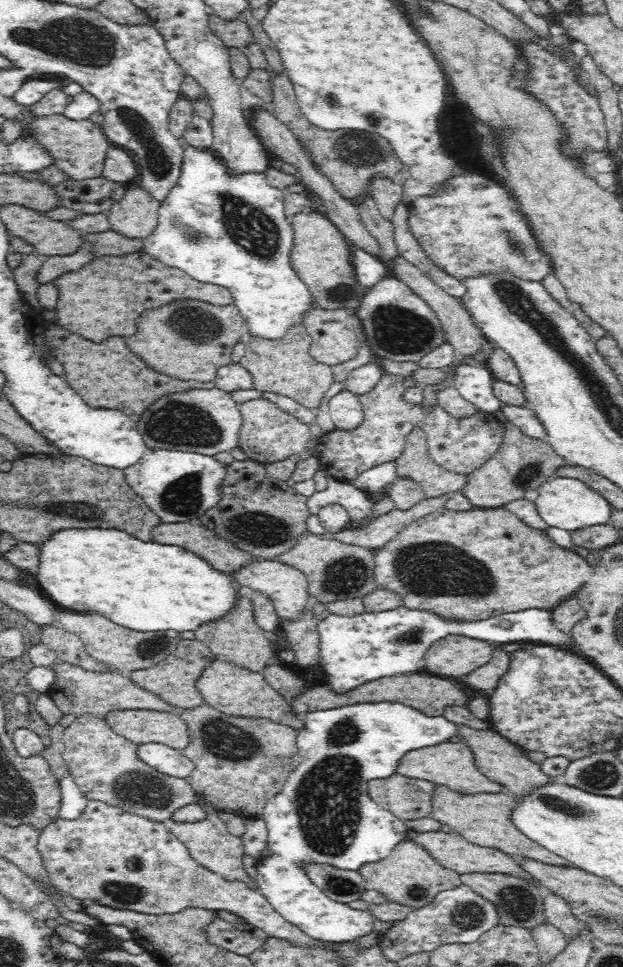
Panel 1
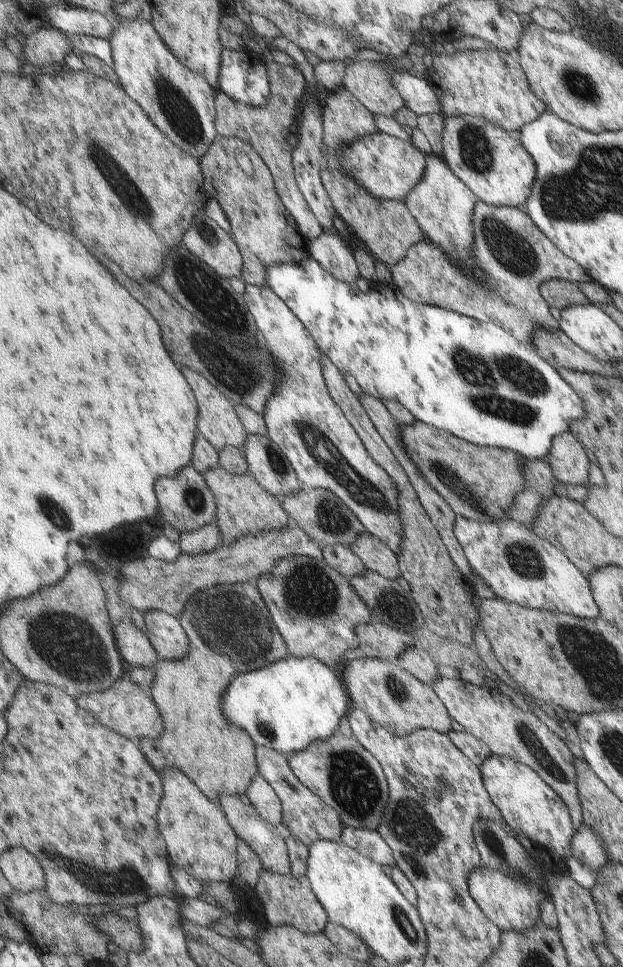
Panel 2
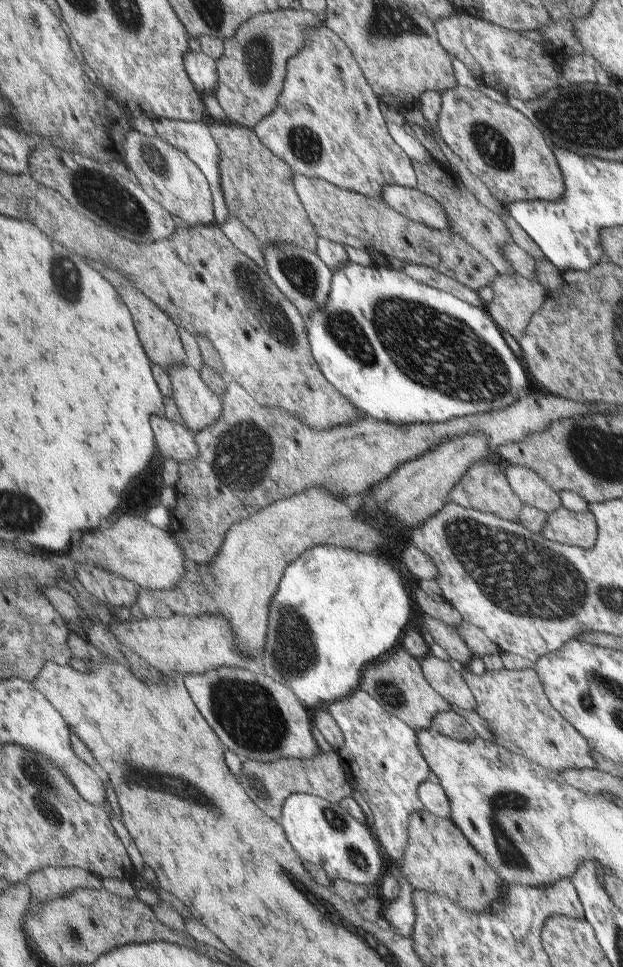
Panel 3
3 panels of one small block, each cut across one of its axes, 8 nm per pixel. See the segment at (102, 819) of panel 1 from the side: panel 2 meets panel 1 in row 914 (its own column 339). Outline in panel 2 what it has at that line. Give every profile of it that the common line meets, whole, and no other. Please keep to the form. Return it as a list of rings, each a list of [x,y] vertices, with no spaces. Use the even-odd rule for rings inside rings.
[[[335,230],[309,242],[309,254],[341,282],[355,284],[359,278],[359,266],[355,266],[353,260],[351,240],[345,242],[339,234],[335,234]]]

